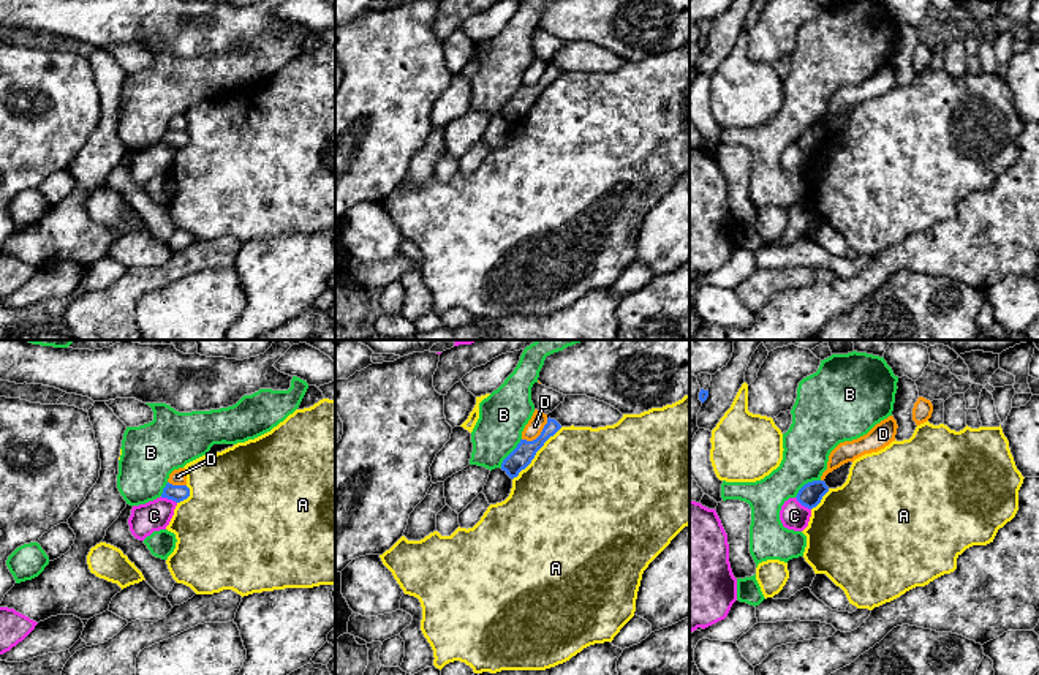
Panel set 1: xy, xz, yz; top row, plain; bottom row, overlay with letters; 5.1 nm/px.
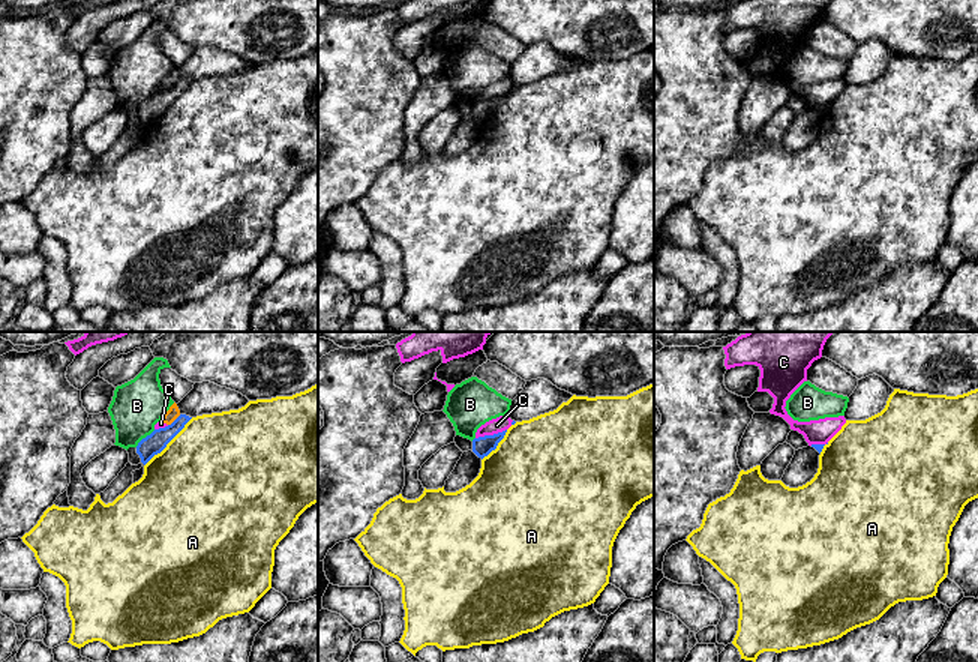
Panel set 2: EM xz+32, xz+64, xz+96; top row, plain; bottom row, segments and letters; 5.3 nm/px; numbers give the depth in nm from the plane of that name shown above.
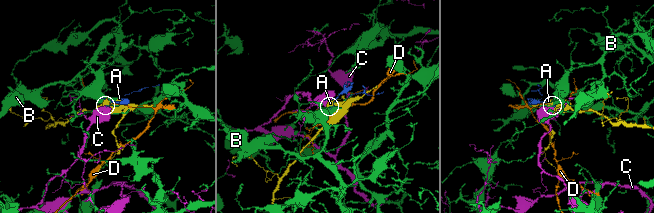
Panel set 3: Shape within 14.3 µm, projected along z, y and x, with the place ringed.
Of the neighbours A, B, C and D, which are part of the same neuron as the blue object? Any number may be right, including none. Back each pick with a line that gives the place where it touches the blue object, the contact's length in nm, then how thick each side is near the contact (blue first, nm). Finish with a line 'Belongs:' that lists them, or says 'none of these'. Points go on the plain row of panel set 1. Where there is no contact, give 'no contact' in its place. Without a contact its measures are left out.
Belongs: none of these

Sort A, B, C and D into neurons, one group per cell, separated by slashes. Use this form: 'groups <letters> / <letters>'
groups A / B / C / D

